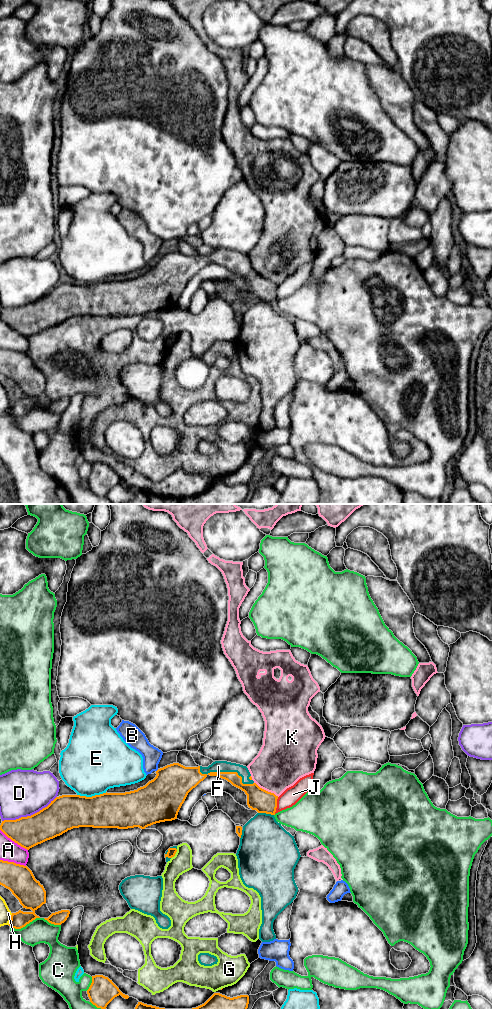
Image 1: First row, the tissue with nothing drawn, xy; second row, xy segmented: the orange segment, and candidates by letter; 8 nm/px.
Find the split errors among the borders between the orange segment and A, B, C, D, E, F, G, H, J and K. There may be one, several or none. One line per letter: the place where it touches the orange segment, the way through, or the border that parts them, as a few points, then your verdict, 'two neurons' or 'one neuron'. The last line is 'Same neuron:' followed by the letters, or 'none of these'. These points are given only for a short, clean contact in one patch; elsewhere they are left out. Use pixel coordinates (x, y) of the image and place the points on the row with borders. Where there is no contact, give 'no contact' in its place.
A: contact xy (14, 841); two neurons
B: contact xy (157, 770); two neurons
C: contact xy (24, 926); two neurons
D: contact xy (29, 816); two neurons
E: contact xy (92, 796); two neurons
F: contact xy (226, 772); one neuron
G: contact xy (175, 853); two neurons
H: contact xy (11, 919); two neurons
J: contact xy (276, 805); two neurons
K: contact xy (265, 790); two neurons
Same neuron: F

